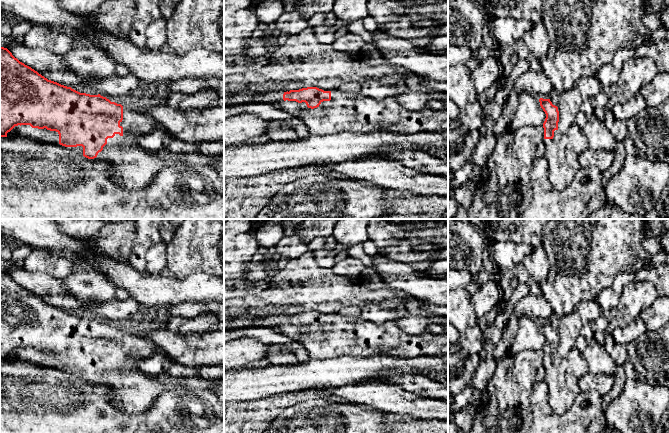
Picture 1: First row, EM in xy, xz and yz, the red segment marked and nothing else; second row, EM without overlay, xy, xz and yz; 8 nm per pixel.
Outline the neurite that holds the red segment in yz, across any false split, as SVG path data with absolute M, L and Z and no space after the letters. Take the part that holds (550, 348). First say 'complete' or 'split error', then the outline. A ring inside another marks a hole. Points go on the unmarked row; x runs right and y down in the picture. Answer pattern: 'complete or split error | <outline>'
split error | M539 323L546 338L544 352L544 382L548 387L548 403L556 414L565 413L581 392L578 382L588 372L583 354L571 350L566 357L558 354L559 335L550 323Z

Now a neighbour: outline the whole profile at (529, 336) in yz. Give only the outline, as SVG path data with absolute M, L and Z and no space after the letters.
M522 316L518 319L518 332L508 350L508 353L515 355L524 350L542 350L546 338L540 330L539 321Z

